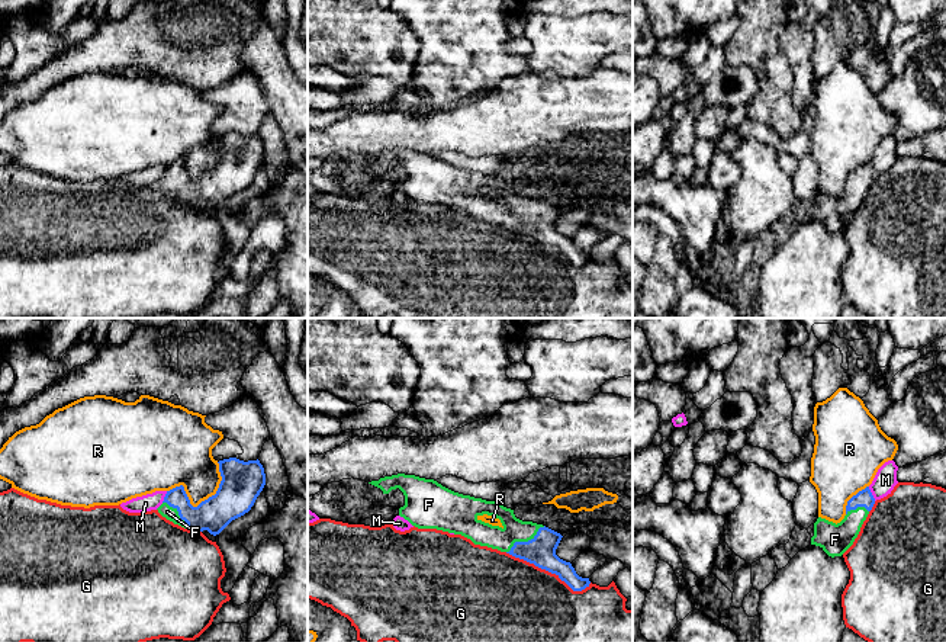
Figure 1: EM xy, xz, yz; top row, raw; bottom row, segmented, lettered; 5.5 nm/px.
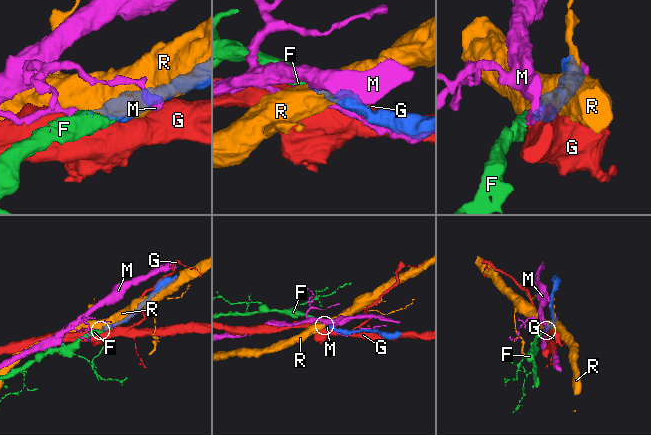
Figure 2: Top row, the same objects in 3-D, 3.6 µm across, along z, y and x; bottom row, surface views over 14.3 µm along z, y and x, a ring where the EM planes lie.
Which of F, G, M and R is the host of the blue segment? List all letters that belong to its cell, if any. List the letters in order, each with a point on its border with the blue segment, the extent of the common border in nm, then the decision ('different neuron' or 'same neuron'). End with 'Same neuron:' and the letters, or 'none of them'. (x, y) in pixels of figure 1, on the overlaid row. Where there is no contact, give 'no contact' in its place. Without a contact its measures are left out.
F: xz (525, 542) | 260 nm | same neuron
G: xz (549, 571) | 500 nm | different neuron
M: yz (871, 494) | 90 nm | different neuron
R: xy (202, 501) | 340 nm | different neuron
Same neuron: F

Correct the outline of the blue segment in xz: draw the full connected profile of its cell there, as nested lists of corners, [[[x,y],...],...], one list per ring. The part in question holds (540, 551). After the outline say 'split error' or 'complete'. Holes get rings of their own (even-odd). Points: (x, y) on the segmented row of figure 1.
[[[398,474],[369,482],[389,494],[399,488],[405,505],[399,516],[418,529],[437,529],[470,539],[474,545],[488,546],[524,559],[556,574],[573,591],[589,587],[589,578],[576,574],[570,562],[560,559],[556,549],[562,535],[532,521],[515,517],[514,510],[499,501],[486,501],[454,492],[434,479]],[[479,516],[493,516],[502,526],[492,526]]] | split error

